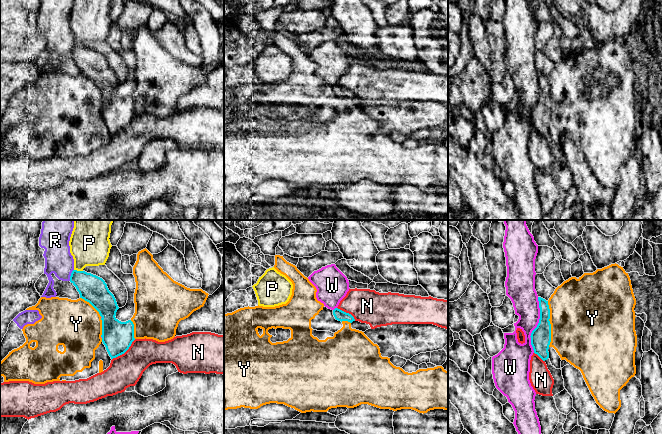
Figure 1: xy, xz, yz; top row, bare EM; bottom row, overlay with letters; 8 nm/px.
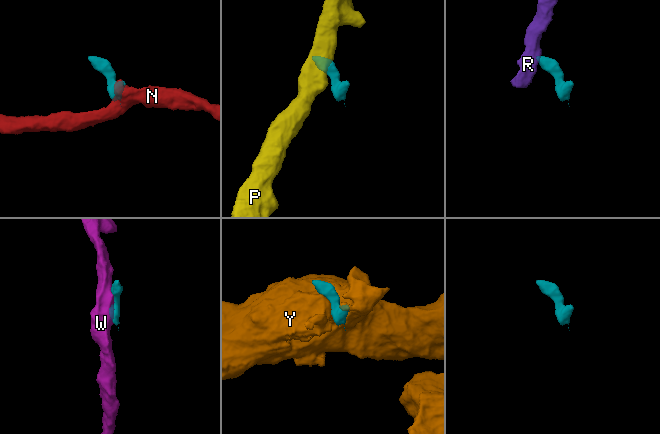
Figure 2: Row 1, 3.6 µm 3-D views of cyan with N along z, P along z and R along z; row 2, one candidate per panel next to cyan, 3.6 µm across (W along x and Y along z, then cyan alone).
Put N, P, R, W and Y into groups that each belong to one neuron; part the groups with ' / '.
N / P / R / W / Y

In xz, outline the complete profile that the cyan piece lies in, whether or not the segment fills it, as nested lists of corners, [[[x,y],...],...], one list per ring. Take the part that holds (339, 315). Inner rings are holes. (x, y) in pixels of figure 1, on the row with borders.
[[[335,308],[333,310],[333,315],[336,320],[341,321],[341,322],[348,321],[348,322],[352,323],[353,321],[355,321],[354,317],[351,314],[346,313],[338,308]]]

